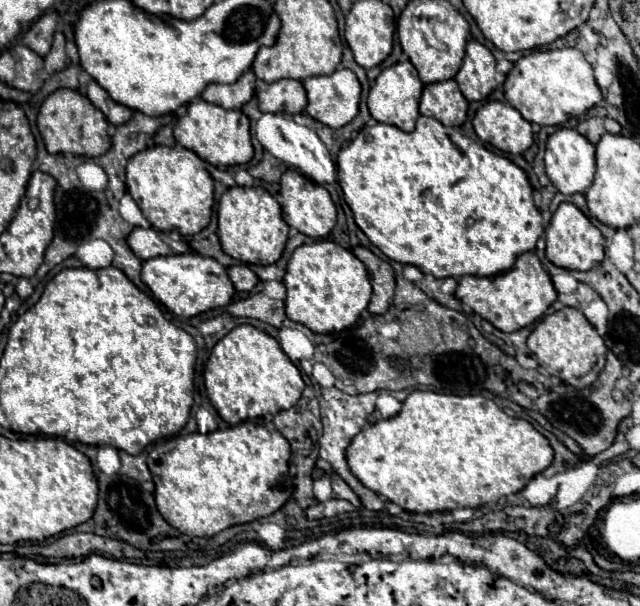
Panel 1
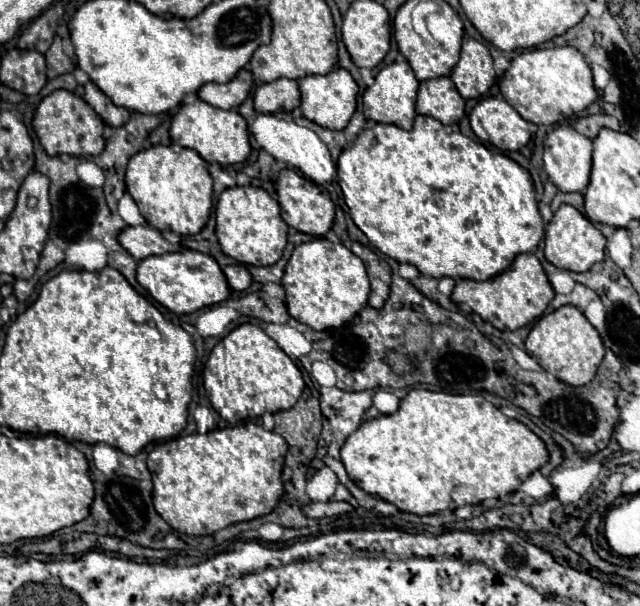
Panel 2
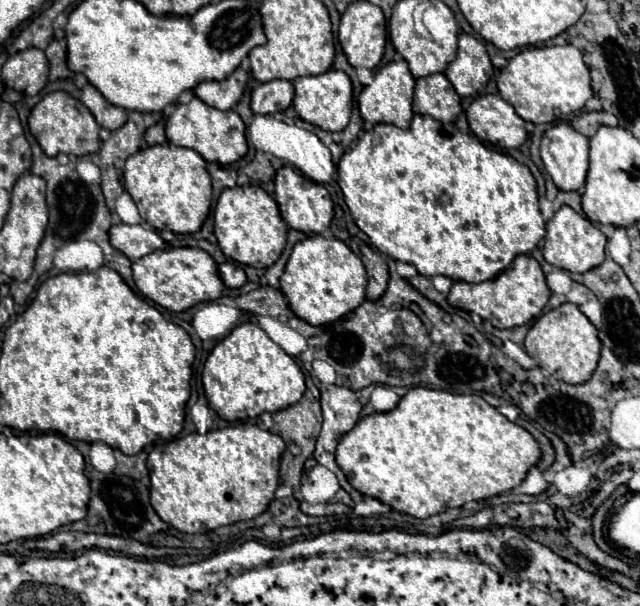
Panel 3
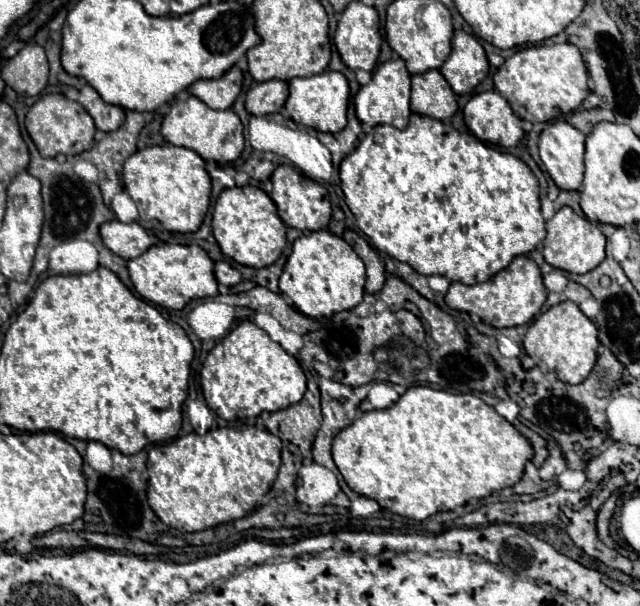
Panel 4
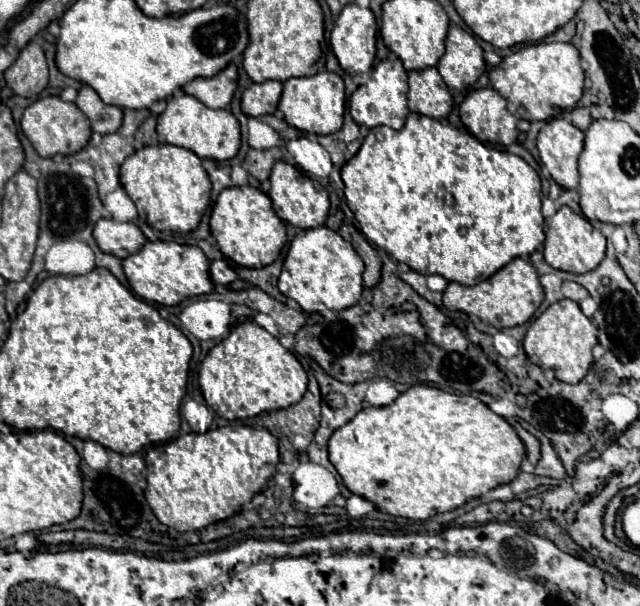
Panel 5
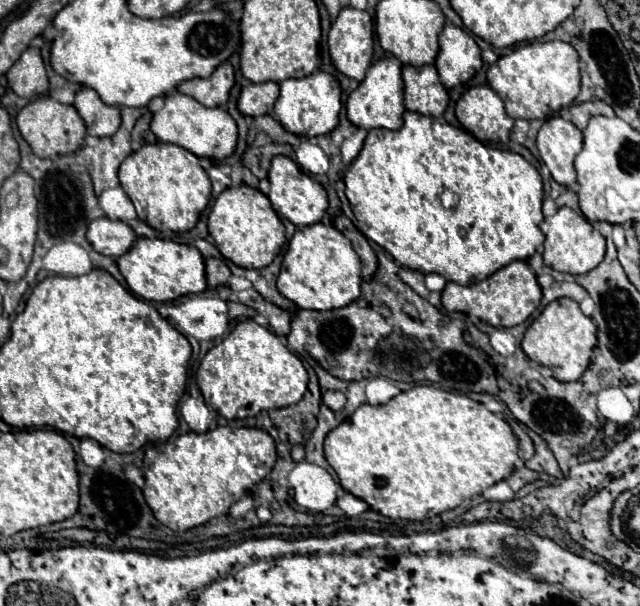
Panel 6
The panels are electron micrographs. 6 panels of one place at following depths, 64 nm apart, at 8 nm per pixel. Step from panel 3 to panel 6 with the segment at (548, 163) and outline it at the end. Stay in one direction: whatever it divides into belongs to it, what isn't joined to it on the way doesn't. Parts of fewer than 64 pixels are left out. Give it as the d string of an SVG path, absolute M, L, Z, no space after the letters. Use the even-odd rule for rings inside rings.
M550 116L538 130L536 146L542 162L558 184L570 186L576 182L572 162L582 150L582 132L572 122L562 116Z

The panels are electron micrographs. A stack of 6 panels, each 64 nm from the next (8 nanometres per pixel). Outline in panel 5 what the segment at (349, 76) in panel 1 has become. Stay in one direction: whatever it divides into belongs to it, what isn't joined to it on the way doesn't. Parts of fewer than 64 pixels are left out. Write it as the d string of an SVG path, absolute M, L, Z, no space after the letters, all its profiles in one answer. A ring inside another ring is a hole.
M318 72L306 78L290 78L284 82L284 90L278 102L278 110L282 112L284 120L308 134L332 134L340 130L342 116L344 116L344 82L338 74L332 72Z

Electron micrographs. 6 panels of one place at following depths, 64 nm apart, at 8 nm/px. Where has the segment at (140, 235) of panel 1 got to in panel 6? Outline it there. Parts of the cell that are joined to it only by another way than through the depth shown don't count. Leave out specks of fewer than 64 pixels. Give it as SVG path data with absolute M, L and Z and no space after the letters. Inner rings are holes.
M96 218L90 222L86 238L96 252L118 258L132 246L132 242L138 236L134 234L134 230L128 224L124 224L120 220Z

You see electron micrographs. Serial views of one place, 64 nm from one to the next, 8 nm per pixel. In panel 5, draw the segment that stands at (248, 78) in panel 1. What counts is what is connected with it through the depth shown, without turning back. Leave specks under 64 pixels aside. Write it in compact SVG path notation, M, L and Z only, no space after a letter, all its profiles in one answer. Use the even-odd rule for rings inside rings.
M228 64L212 78L194 78L184 84L184 92L198 98L208 108L226 108L232 100L238 82L238 68Z

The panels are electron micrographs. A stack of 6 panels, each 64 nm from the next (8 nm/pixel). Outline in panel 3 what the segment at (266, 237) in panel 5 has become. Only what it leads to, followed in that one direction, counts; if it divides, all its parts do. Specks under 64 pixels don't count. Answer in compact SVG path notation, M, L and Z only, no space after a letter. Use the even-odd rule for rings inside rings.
M236 186L220 194L214 208L214 234L228 258L254 268L268 268L280 258L286 246L286 232L288 226L280 218L278 204L260 186Z

